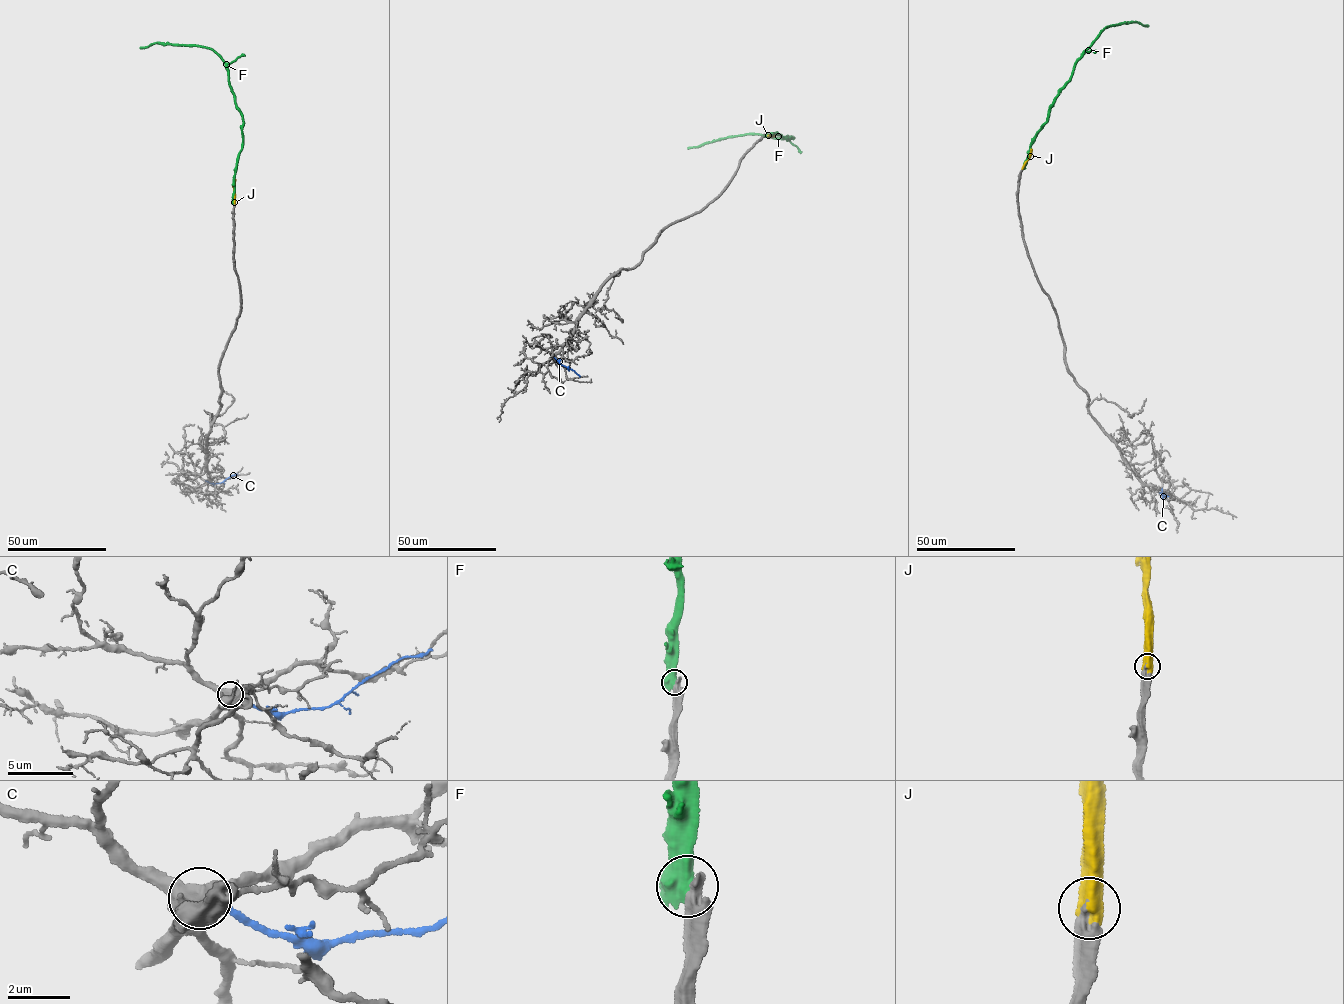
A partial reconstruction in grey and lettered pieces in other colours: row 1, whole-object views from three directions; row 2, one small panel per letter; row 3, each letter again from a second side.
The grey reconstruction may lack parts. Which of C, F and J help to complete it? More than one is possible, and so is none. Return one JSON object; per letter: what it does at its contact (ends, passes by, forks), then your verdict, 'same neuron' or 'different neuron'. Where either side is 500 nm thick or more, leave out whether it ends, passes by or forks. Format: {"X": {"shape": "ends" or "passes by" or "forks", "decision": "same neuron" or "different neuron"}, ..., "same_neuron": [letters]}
{"C": {"shape": "ends", "decision": "different neuron"}, "F": {"decision": "different neuron"}, "J": {"decision": "same neuron"}, "same_neuron": ["J"]}

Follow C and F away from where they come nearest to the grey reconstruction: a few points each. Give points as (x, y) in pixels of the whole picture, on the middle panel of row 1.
C: (554, 357), (580, 376)
F: (766, 135), (777, 132), (787, 140), (794, 137), (780, 139), (750, 133), (719, 138), (687, 148)

